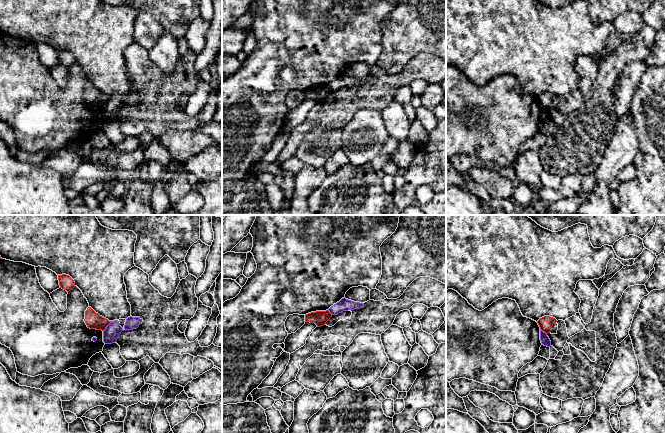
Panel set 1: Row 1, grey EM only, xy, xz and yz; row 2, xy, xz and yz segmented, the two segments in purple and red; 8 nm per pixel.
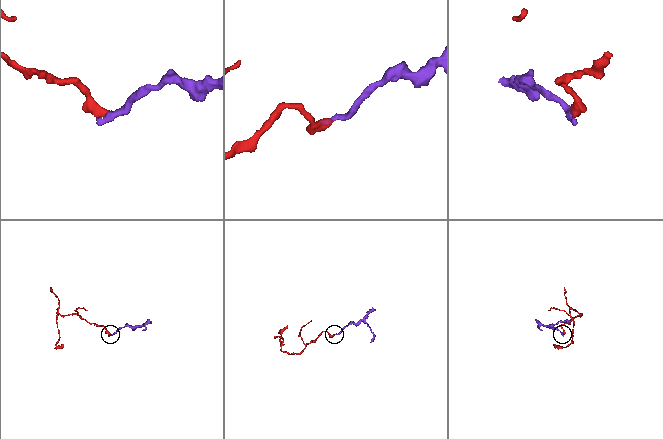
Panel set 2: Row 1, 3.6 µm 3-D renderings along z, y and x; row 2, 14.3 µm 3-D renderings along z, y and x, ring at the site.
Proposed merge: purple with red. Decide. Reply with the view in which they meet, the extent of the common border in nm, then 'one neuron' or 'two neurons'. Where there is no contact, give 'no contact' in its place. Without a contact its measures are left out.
xy | 110 nm | two neurons

